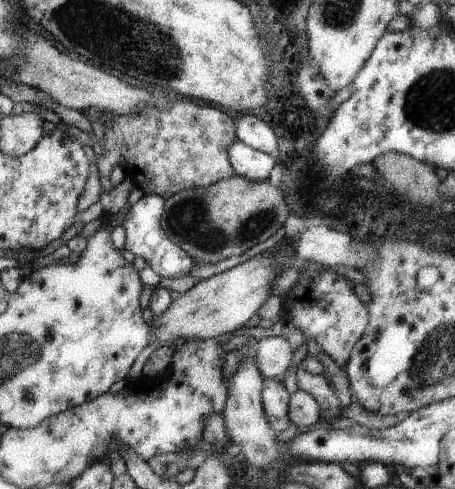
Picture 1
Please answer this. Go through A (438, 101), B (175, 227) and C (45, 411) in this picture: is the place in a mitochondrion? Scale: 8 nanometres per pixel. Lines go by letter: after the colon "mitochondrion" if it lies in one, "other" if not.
A: mitochondrion
B: mitochondrion
C: other

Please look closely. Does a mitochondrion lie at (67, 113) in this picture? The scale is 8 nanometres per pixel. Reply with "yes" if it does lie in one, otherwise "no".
no

